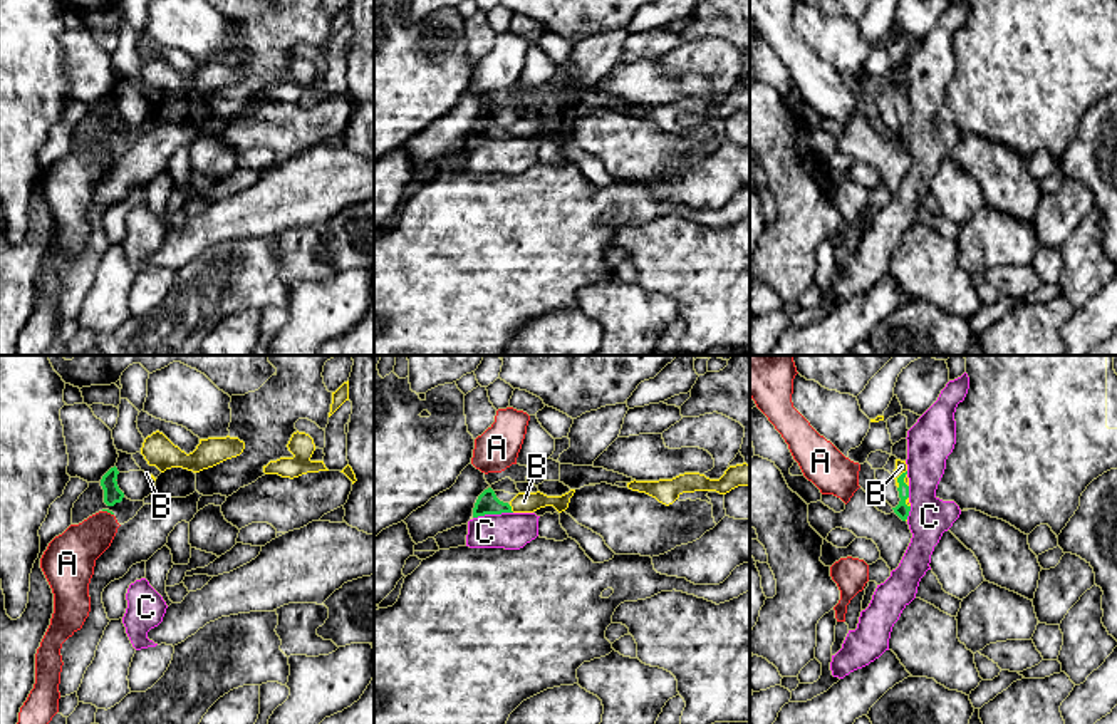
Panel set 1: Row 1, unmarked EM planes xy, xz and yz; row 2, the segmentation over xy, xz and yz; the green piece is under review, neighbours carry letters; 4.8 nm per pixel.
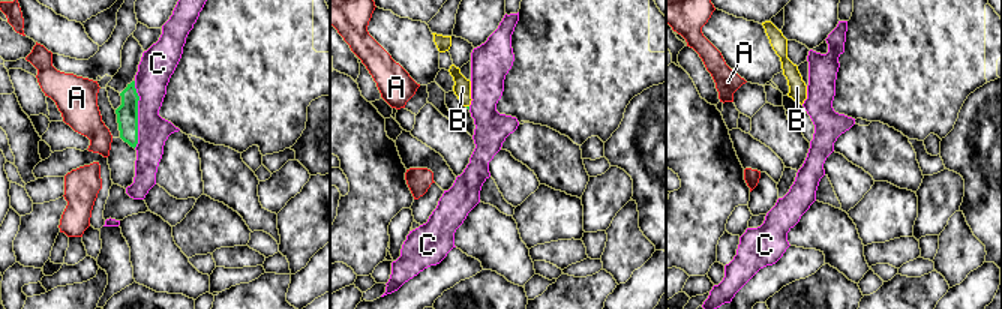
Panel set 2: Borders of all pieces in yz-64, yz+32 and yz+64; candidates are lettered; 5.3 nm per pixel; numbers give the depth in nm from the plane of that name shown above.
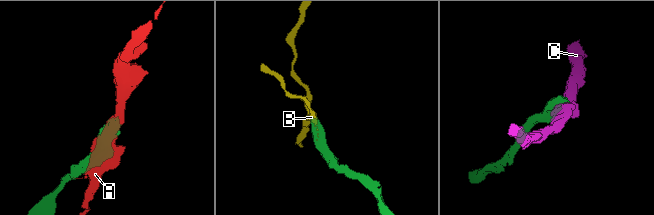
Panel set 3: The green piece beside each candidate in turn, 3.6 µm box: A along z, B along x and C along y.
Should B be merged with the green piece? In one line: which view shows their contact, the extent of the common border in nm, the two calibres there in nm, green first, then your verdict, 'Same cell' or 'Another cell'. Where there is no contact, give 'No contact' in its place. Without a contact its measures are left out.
Touches green in yz. Shared border 100 nm. Thickness 70 nm (green) against 60 nm. Same cell

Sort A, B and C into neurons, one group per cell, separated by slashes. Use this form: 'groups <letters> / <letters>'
groups A / B / C

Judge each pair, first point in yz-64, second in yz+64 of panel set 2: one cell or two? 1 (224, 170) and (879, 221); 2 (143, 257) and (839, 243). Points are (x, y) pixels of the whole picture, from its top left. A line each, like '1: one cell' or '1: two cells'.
1: two cells
2: one cell

